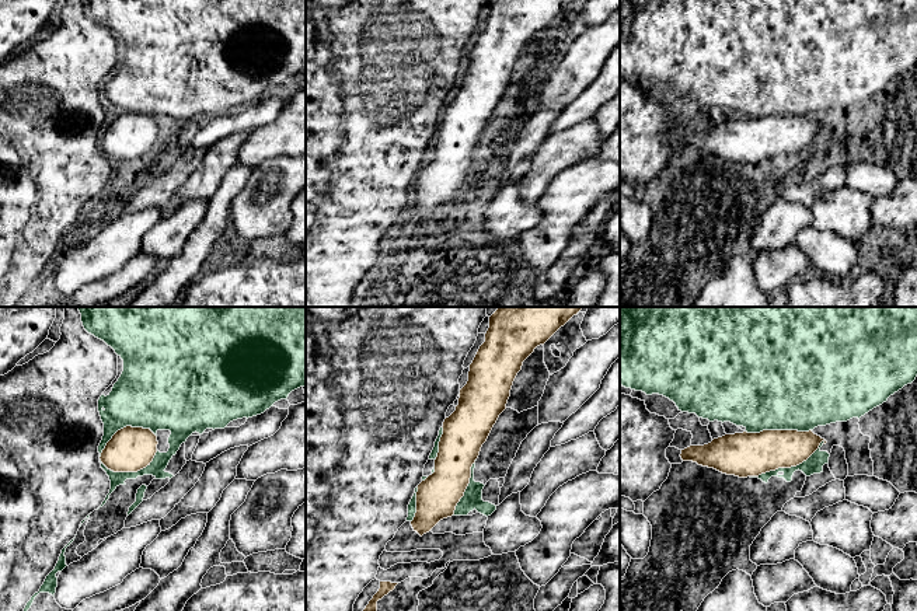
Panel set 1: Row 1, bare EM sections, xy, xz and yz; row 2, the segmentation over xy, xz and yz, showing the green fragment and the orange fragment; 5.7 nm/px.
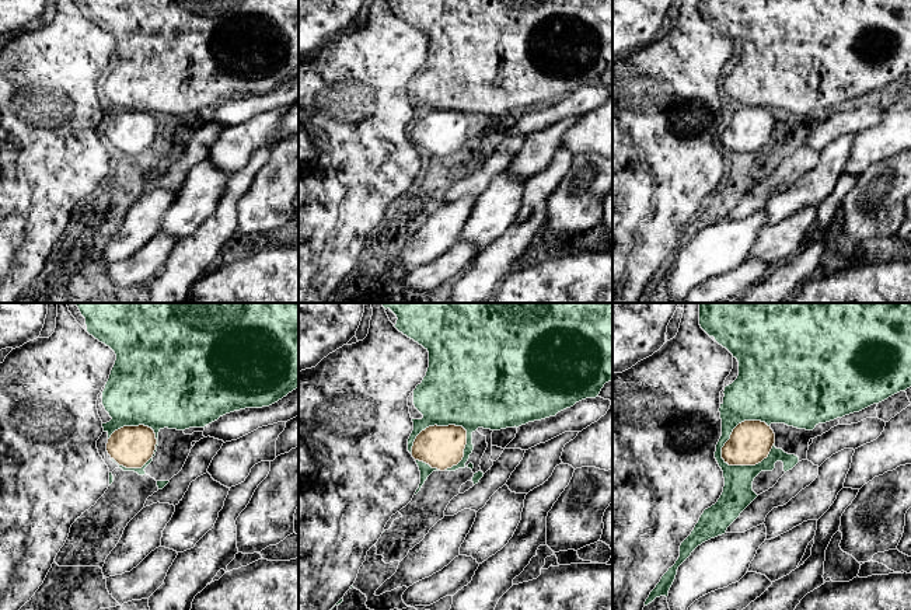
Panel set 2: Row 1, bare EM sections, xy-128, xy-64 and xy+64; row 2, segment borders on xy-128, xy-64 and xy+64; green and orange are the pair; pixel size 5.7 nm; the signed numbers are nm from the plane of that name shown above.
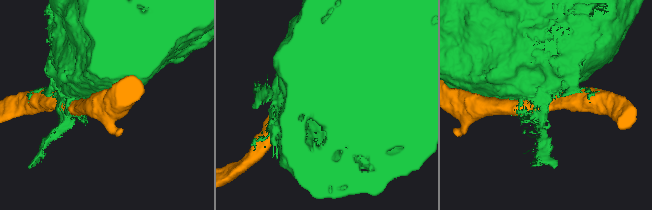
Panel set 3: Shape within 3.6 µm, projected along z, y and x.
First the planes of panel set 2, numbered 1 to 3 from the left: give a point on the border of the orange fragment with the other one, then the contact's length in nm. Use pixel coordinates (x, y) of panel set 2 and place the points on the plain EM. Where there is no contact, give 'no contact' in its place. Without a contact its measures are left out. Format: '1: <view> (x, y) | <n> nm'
1: xy-128 (145, 150) | 300 nm
2: xy-64 (433, 111) | 360 nm
3: xy+64 (732, 117) | 340 nm

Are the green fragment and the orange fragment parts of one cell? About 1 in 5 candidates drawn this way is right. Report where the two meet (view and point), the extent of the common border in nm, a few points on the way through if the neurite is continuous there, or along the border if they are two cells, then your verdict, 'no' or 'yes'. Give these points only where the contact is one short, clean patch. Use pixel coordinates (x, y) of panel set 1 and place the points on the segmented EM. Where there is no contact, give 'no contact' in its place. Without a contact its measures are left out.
xy (121, 428) | 360 nm | no

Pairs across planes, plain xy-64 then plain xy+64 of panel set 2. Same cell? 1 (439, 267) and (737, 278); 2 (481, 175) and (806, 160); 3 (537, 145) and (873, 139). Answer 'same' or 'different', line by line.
1: same
2: same
3: different

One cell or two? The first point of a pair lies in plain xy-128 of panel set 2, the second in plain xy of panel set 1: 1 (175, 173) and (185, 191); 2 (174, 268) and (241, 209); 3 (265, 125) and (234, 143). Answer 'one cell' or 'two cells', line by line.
1: two cells
2: two cells
3: one cell

